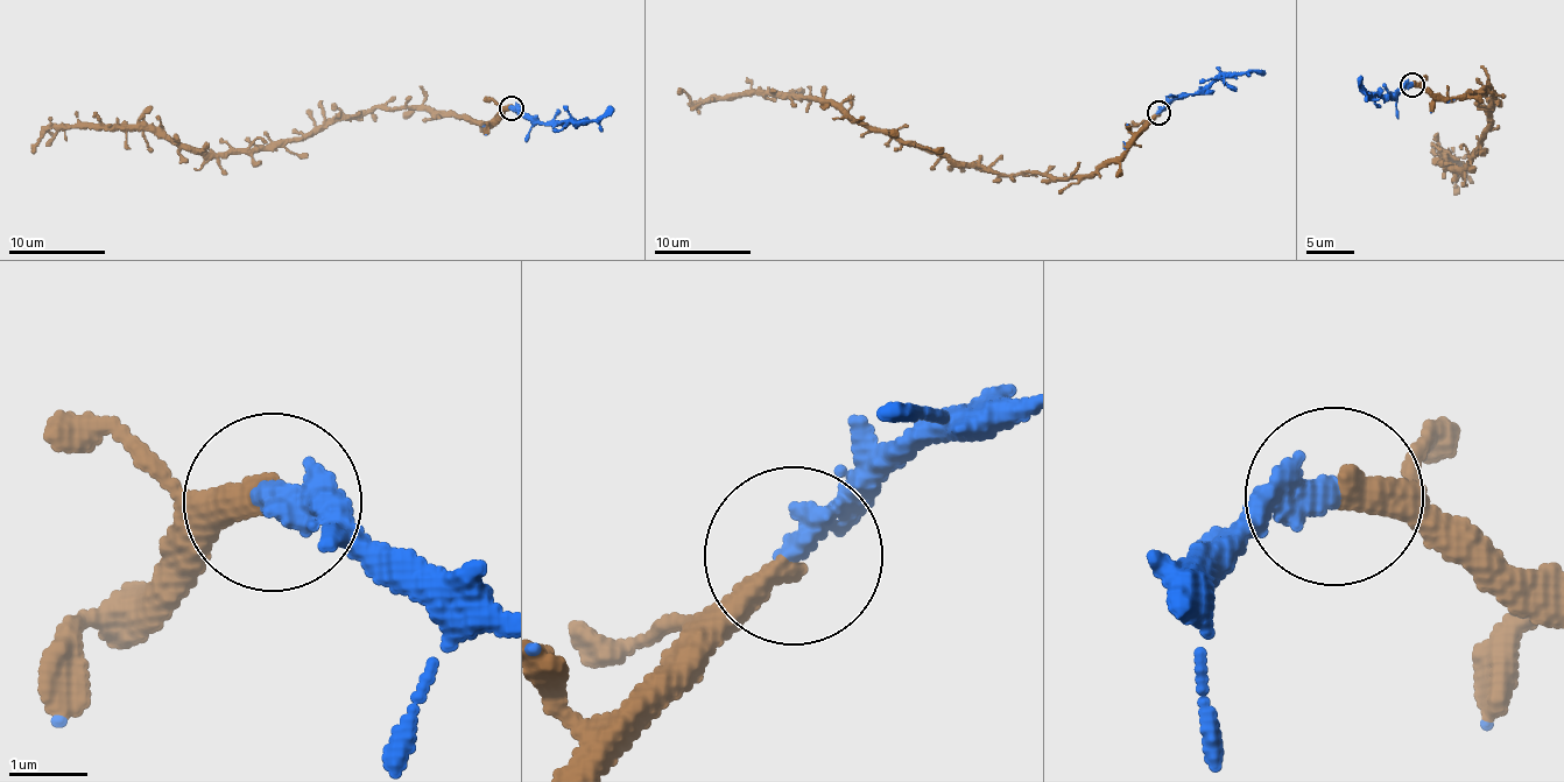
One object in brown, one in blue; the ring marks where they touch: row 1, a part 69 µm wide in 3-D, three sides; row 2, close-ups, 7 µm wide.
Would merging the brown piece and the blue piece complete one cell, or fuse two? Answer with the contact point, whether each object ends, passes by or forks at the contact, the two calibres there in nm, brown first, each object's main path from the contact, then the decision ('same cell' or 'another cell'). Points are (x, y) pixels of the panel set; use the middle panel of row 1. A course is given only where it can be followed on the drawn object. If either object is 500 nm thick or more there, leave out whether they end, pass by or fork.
(1159, 113) | brown ends | blue ends | 360/380 nm | brown via (1159, 113), (1094, 173), (1002, 176), (955, 164), (793, 96), (694, 103), (677, 87) | blue via (1159, 113), (1177, 97), (1203, 93), (1224, 76), (1265, 75) | same cell

